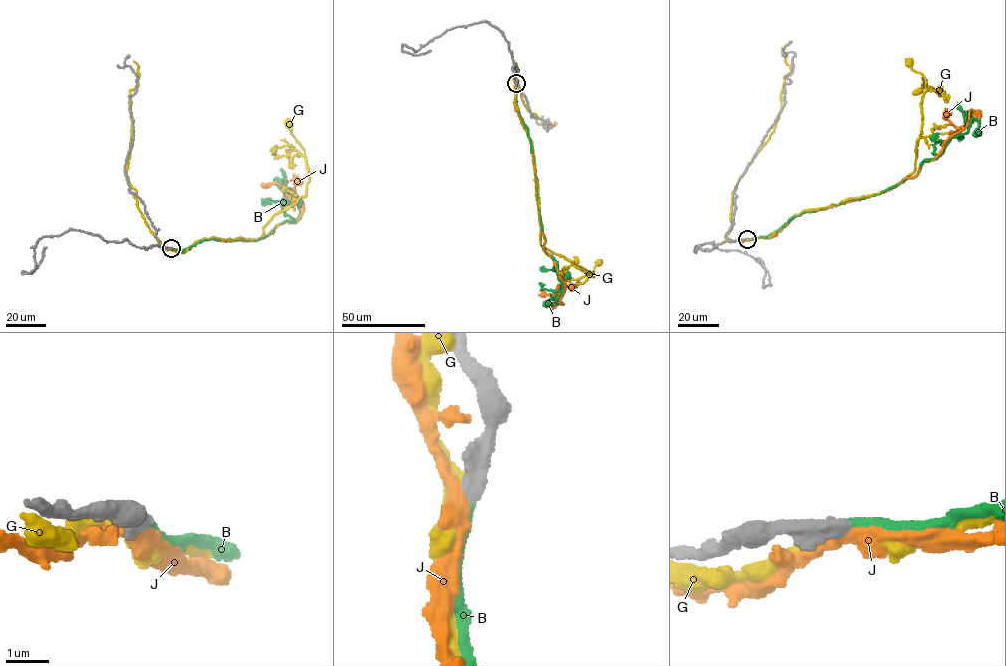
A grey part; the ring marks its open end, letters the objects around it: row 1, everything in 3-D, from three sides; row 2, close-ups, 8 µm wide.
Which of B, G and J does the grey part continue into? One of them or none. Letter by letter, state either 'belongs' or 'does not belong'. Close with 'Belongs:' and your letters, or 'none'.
B: belongs
G: does not belong
J: does not belong
Belongs: B

